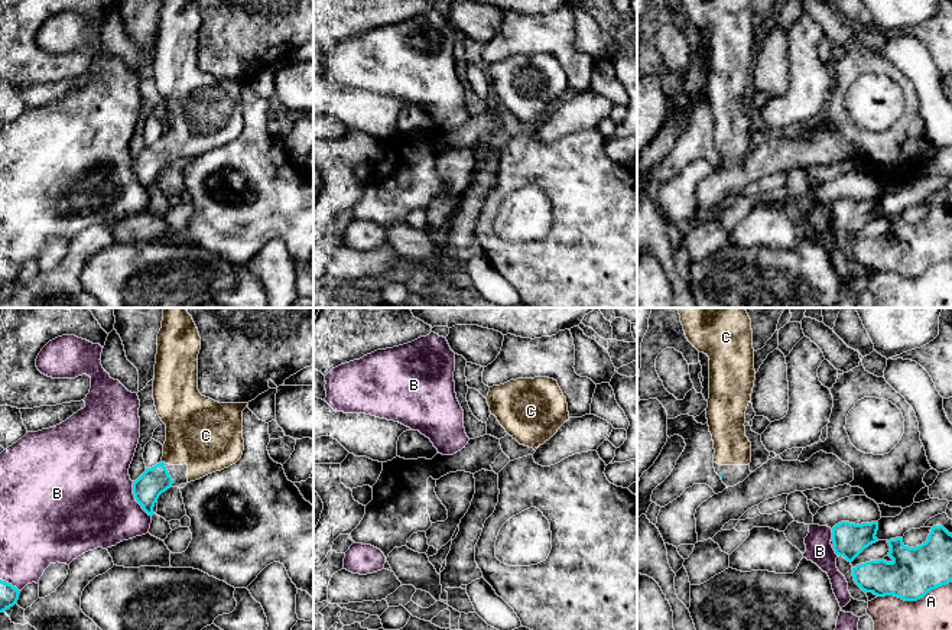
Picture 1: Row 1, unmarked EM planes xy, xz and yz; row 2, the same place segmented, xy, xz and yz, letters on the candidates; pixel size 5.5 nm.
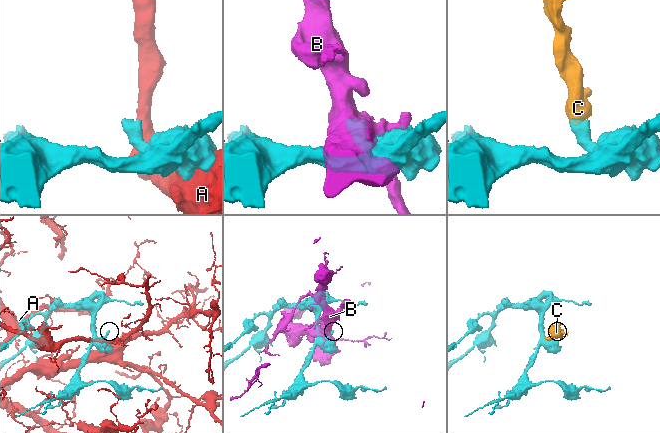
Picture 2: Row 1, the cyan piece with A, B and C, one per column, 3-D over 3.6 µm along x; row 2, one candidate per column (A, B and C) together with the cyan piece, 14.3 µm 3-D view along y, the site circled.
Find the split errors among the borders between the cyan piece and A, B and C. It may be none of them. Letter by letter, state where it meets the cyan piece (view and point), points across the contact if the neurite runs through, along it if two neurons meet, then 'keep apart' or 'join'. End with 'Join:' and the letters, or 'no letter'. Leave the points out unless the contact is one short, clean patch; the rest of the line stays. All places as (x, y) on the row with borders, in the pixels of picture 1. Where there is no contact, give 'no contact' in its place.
A: contact yz (913, 600); keep apart
B: contact xy (135, 497); keep apart
C: contact xy (163, 463); way xy (153, 481), (163, 463), (198, 434); join
Join: C

